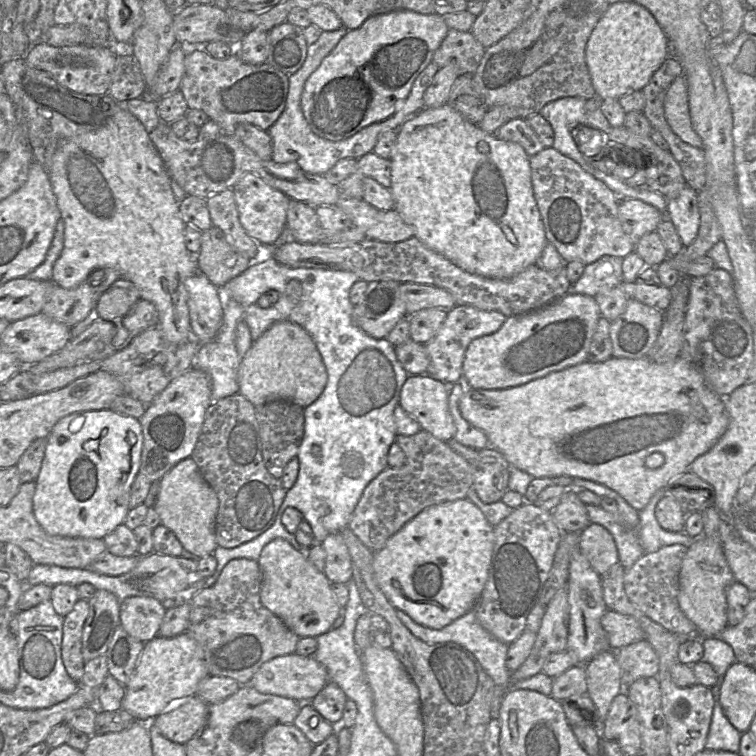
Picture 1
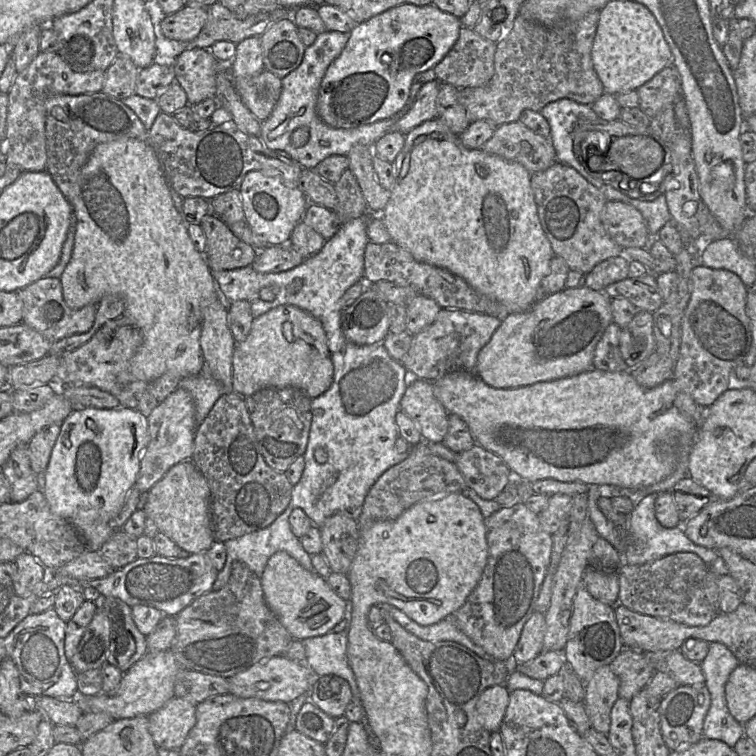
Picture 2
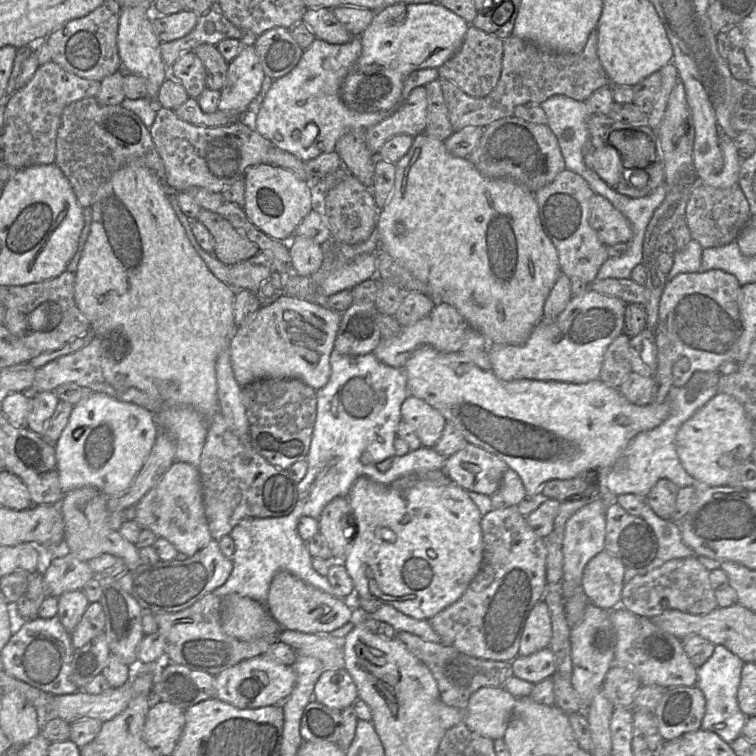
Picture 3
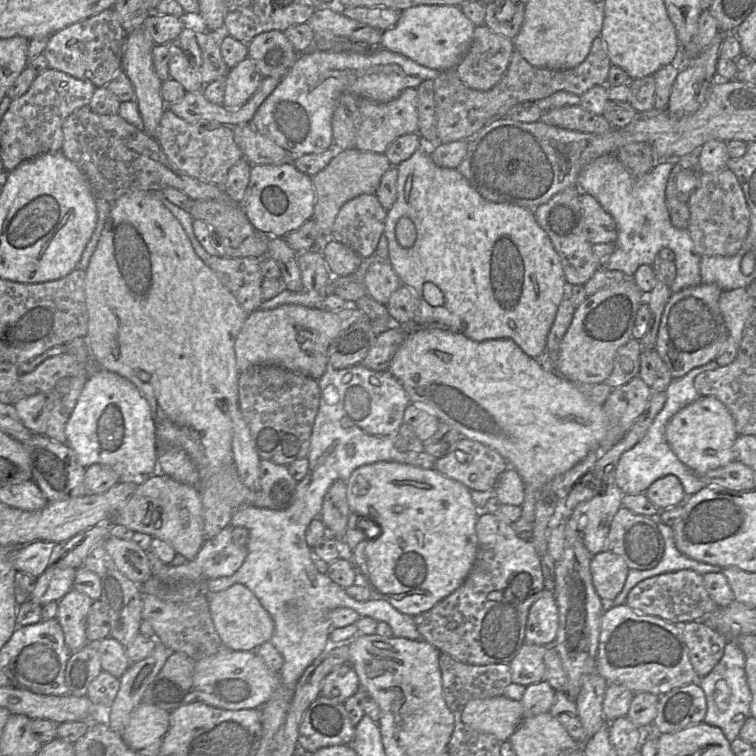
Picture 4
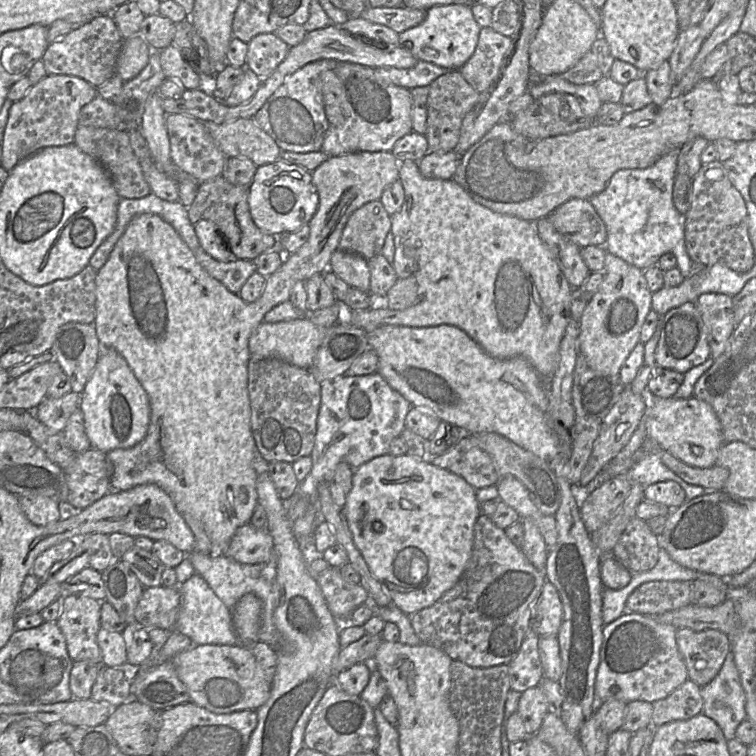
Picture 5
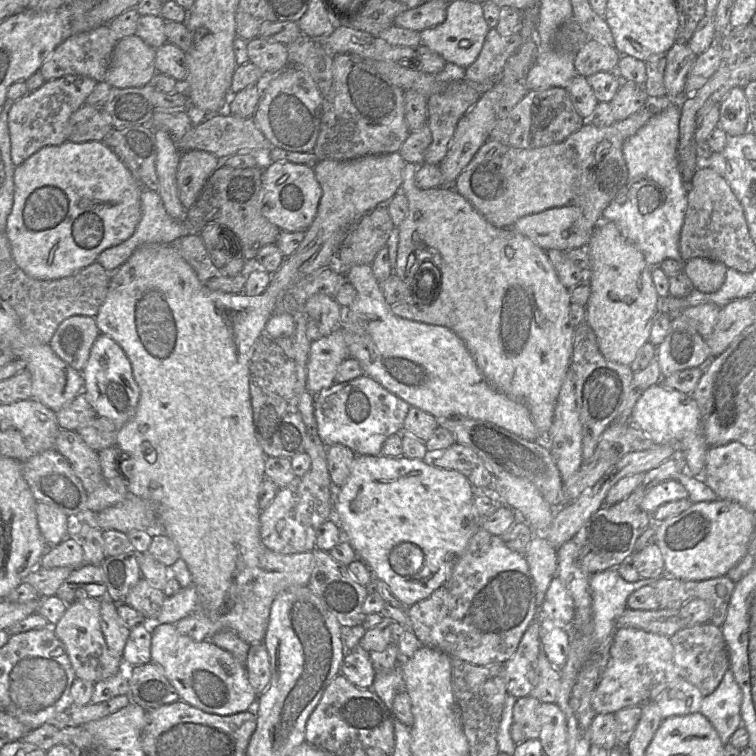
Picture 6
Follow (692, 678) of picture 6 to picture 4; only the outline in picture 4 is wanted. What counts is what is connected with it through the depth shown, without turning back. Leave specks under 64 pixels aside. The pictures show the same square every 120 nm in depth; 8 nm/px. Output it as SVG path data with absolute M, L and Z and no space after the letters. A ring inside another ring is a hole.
M687 622L681 626L692 667L698 678L709 674L724 653L727 638L703 622Z

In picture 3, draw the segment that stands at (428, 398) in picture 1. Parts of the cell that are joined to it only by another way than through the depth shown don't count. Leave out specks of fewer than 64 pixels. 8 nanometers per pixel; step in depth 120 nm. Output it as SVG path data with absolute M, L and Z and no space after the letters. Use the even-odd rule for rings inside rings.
M413 395L402 403L401 417L413 427L425 447L433 447L437 443L447 422L438 410Z

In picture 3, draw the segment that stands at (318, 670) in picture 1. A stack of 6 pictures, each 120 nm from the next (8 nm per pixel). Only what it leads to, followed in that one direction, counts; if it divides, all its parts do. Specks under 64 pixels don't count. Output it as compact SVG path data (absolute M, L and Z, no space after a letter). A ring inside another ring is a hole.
M269 654L243 660L215 676L215 698L237 708L260 708L282 704L296 684L296 673L292 666L277 661Z

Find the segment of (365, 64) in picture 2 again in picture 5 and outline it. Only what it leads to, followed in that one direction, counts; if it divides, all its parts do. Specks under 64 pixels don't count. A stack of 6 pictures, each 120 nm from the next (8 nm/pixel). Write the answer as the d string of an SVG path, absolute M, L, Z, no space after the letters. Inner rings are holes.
M450 4L432 7L426 10L426 13L421 24L399 33L398 46L409 50L418 60L448 70L459 70L474 53L482 29L474 18L472 8Z

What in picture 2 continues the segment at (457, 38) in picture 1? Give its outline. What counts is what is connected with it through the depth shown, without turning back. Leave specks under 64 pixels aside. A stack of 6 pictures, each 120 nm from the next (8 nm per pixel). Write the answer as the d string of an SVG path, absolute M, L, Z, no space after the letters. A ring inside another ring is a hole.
M461 27L451 50L433 68L439 82L457 89L485 86L494 74L496 43Z

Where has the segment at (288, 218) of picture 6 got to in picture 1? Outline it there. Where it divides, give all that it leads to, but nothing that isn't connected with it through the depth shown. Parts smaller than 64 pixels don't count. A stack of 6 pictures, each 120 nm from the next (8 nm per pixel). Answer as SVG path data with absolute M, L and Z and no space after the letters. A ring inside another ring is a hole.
M253 173L245 174L233 187L239 221L246 233L257 243L273 246L286 228L290 198L271 187Z

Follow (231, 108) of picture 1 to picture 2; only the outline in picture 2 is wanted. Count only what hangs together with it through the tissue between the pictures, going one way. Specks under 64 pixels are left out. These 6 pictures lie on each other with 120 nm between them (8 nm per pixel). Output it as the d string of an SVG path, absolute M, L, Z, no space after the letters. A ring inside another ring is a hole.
M189 47L173 62L175 81L184 89L188 104L216 97L219 61L209 49ZM266 69L252 77L233 77L233 84L241 101L259 121L269 117L282 91L282 79Z

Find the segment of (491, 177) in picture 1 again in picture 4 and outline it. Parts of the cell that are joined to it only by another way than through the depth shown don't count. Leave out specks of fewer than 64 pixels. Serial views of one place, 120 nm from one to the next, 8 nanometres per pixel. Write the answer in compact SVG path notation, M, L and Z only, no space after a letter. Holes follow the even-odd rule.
M423 145L409 159L401 162L397 166L397 172L397 199L387 211L383 234L388 240L388 262L400 278L401 283L412 289L418 297L419 304L412 324L415 326L426 326L441 323L446 325L448 329L463 333L475 341L511 339L526 355L544 362L547 336L555 320L558 307L567 296L569 286L566 282L560 257L554 249L550 238L538 224L534 210L510 203L494 203L484 199L457 169L437 166L430 156L430 147L427 145ZM401 217L409 218L416 228L416 240L413 246L409 248L400 246L396 238L395 227Z

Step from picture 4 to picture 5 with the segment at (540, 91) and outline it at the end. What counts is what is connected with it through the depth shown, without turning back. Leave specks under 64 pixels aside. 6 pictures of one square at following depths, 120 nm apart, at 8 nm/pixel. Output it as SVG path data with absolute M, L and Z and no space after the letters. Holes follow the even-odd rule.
M600 36L578 63L560 76L578 86L593 84L610 76L614 60L607 41ZM450 70L429 85L427 130L425 134L428 142L428 152L456 150L462 121L478 101L479 95L464 79L459 70Z

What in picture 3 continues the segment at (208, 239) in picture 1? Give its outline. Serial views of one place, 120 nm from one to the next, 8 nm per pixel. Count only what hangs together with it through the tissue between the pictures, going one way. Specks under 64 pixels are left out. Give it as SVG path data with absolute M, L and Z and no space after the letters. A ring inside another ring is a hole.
M202 208L197 221L204 224L214 238L214 256L228 267L246 261L260 252L257 244L217 213Z

